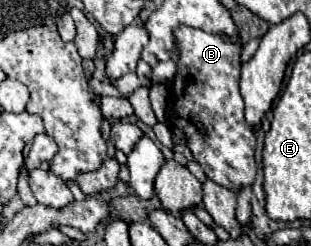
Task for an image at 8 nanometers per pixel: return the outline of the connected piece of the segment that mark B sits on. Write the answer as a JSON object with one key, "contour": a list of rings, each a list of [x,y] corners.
{"contour":[[[191,26],[175,28],[173,38],[179,58],[177,72],[169,80],[171,124],[187,138],[185,144],[207,178],[239,194],[241,188],[255,182],[257,174],[253,158],[255,134],[253,128],[245,124],[245,104],[237,88],[243,46],[225,34],[211,34]]]}

